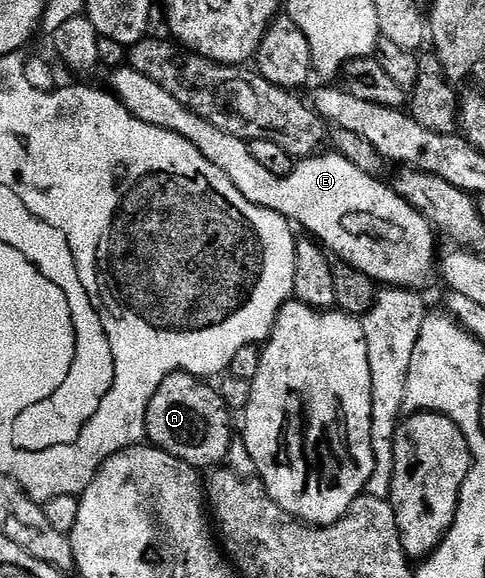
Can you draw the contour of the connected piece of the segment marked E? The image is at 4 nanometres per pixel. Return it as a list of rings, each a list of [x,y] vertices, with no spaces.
[[[121,66],[112,76],[110,91],[132,115],[137,116],[142,122],[184,136],[194,147],[199,149],[205,158],[214,162],[231,178],[231,181],[238,186],[238,190],[247,200],[266,210],[274,210],[279,216],[287,218],[293,225],[299,226],[301,224],[308,231],[305,233],[319,241],[333,257],[344,260],[351,268],[362,270],[371,280],[376,281],[377,285],[420,290],[423,289],[423,284],[431,282],[435,272],[437,275],[437,233],[434,231],[434,225],[418,209],[406,203],[398,195],[395,187],[389,186],[385,181],[375,180],[370,174],[363,173],[346,158],[337,154],[309,156],[301,159],[288,176],[279,177],[266,170],[266,167],[262,166],[257,158],[254,158],[254,154],[249,148],[249,141],[234,138],[218,126],[206,122],[206,118],[202,118],[191,112],[186,106],[182,106],[182,102],[178,102],[178,98],[174,98],[174,94],[162,90],[162,86],[158,86],[158,82],[150,82],[150,78],[146,78],[146,74],[138,74],[138,70]]]

